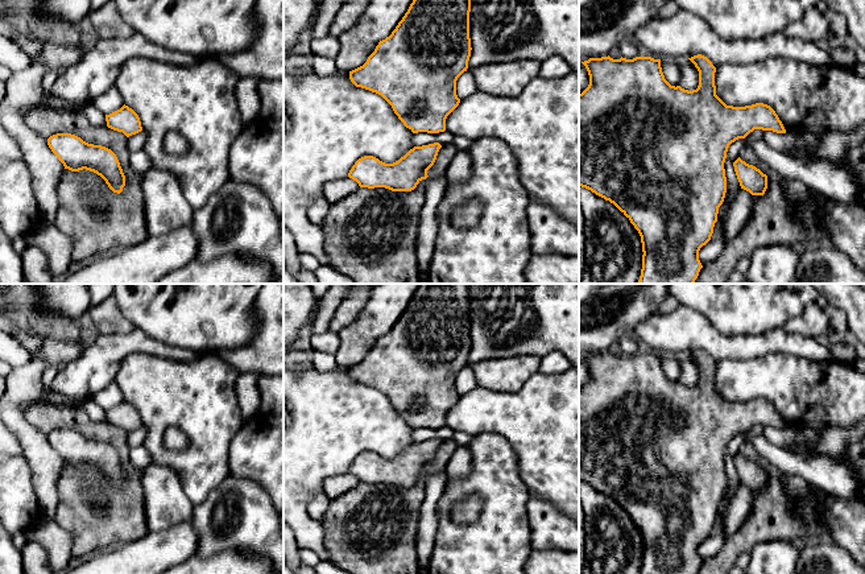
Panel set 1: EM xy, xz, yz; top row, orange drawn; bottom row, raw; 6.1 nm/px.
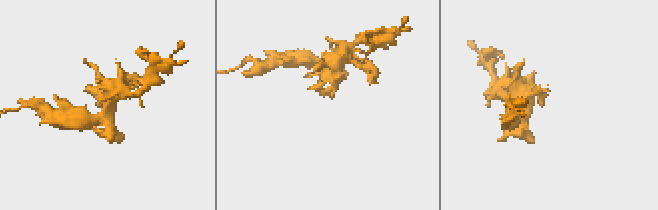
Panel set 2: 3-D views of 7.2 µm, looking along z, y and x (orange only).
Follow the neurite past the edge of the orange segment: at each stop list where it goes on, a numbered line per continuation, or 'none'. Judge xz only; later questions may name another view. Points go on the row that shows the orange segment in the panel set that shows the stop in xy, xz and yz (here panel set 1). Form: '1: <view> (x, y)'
1: xz (435, 186)

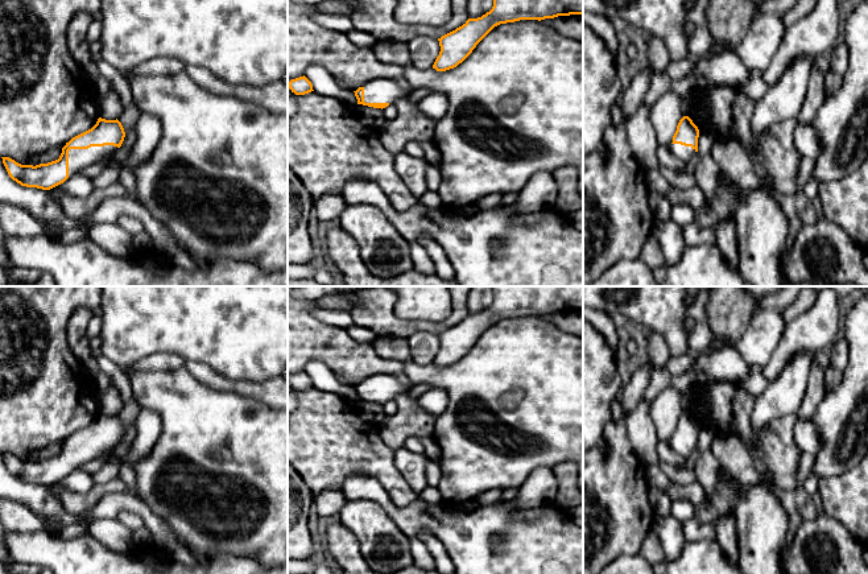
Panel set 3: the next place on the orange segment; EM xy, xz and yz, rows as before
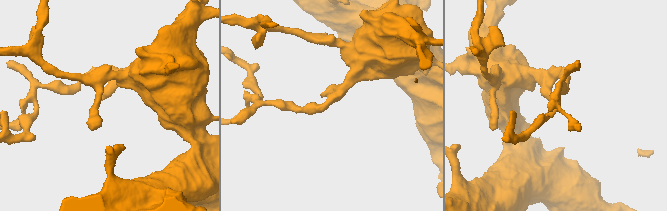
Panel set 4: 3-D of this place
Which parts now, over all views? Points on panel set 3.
1: xy (78, 159)

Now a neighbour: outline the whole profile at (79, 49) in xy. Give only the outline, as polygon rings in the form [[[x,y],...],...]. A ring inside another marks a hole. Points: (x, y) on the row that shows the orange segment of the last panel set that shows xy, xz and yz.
[[[88,12],[77,13],[67,28],[67,49],[71,57],[86,67],[94,58],[90,51],[90,45],[86,42],[86,34],[94,16]]]

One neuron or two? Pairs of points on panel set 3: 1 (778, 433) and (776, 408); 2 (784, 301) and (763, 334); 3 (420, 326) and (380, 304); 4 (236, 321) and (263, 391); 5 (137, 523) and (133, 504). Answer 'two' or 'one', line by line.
1: two
2: one
3: one
4: two
5: two

